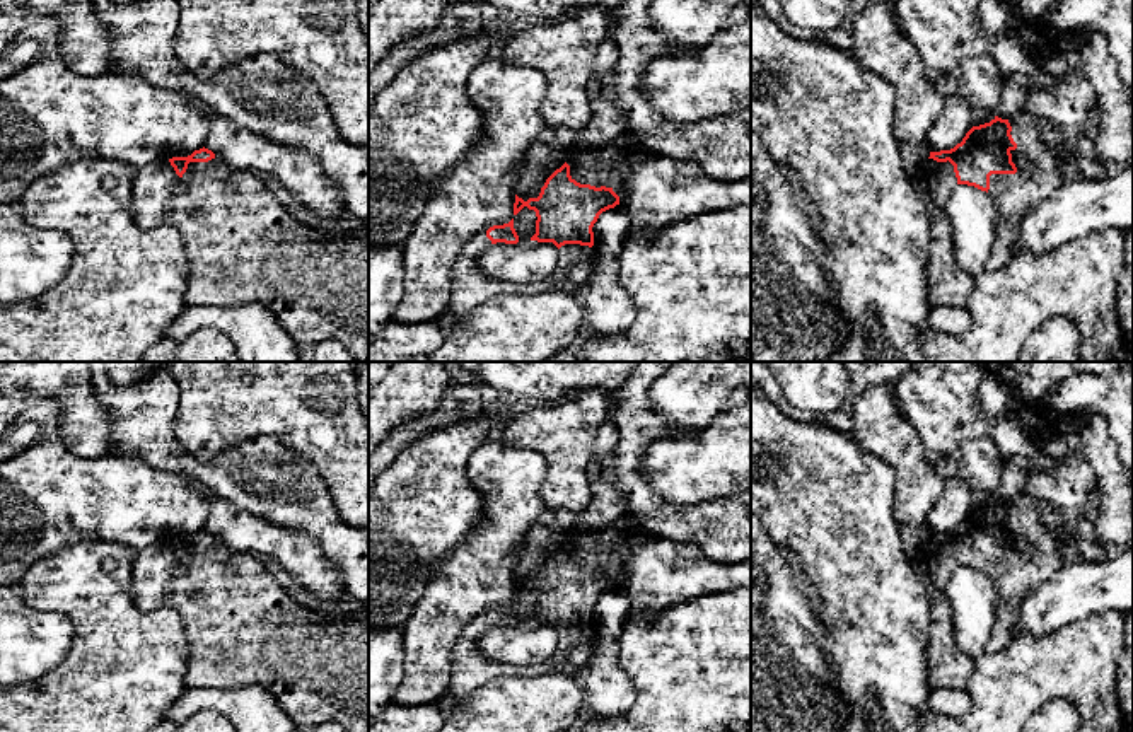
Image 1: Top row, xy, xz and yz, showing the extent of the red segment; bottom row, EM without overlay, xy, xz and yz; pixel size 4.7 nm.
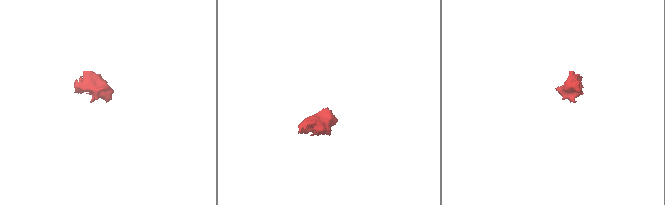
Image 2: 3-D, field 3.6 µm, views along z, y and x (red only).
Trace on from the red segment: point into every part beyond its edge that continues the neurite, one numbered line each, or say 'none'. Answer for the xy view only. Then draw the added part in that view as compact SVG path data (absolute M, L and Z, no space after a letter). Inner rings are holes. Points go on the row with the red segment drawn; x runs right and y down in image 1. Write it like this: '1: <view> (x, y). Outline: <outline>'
1: xy (243, 246). Outline: M218 157L188 164L179 201L166 224L183 237L188 259L186 305L261 304L288 333L300 362L316 362L314 348L326 340L341 343L355 362L369 362L369 225L348 235L324 235L295 220L256 172L230 167Z

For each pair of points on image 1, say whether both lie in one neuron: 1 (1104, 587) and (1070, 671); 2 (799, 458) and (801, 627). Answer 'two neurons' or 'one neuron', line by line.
1: two neurons
2: two neurons

